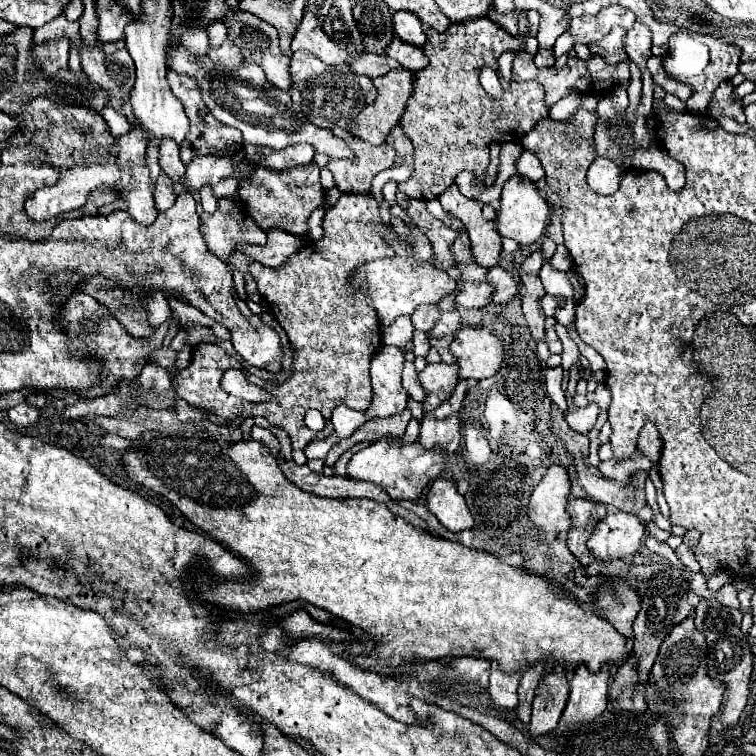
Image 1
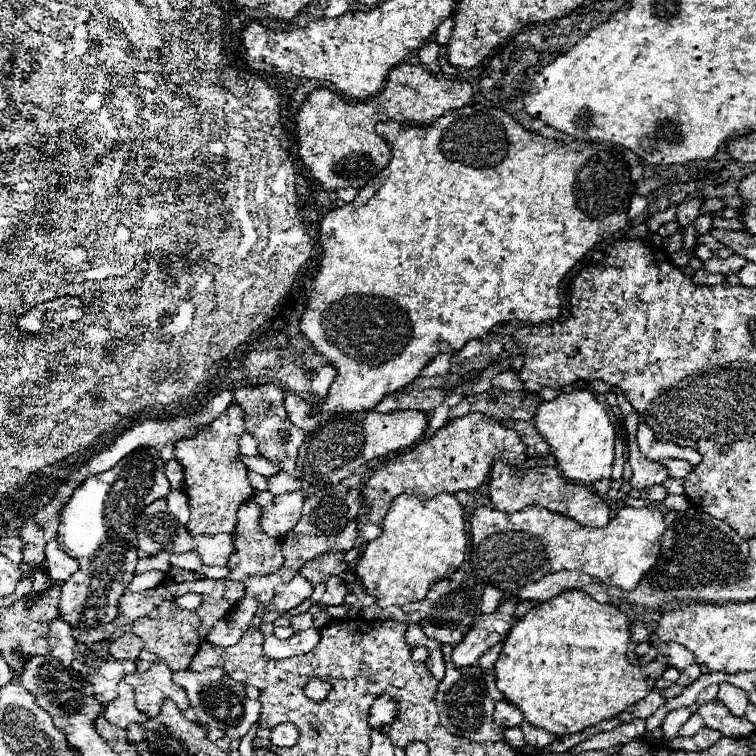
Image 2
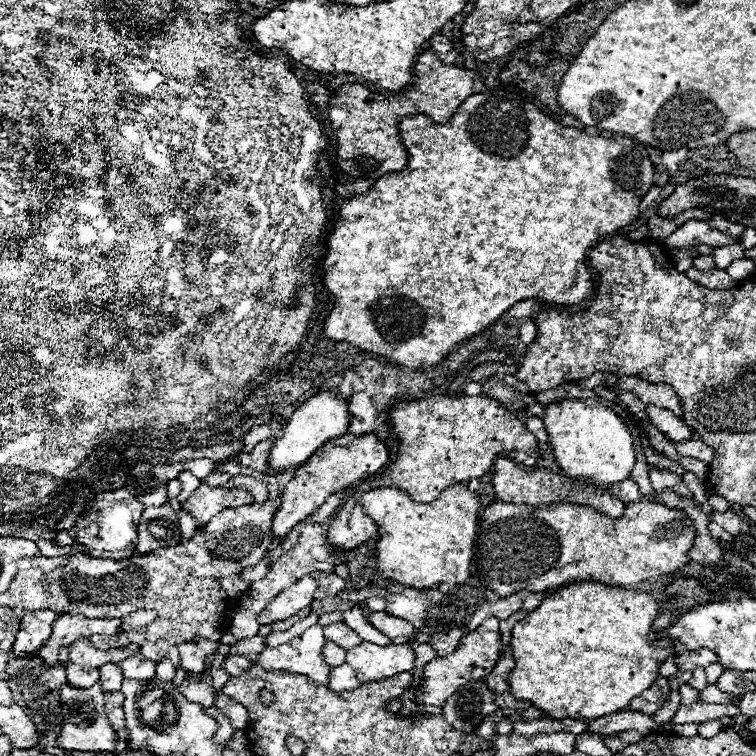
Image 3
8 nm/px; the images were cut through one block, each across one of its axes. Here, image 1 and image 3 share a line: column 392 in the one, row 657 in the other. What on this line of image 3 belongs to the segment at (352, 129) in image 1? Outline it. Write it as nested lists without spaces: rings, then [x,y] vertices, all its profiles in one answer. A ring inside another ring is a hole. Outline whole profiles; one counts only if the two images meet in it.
[[[85,638],[75,641],[70,646],[70,660],[74,664],[82,664],[82,666],[90,666],[90,668],[102,668],[104,664],[120,664],[122,660],[126,660],[128,656],[132,656],[136,652],[138,652],[138,646],[100,652],[100,650],[92,648],[89,639]]]

